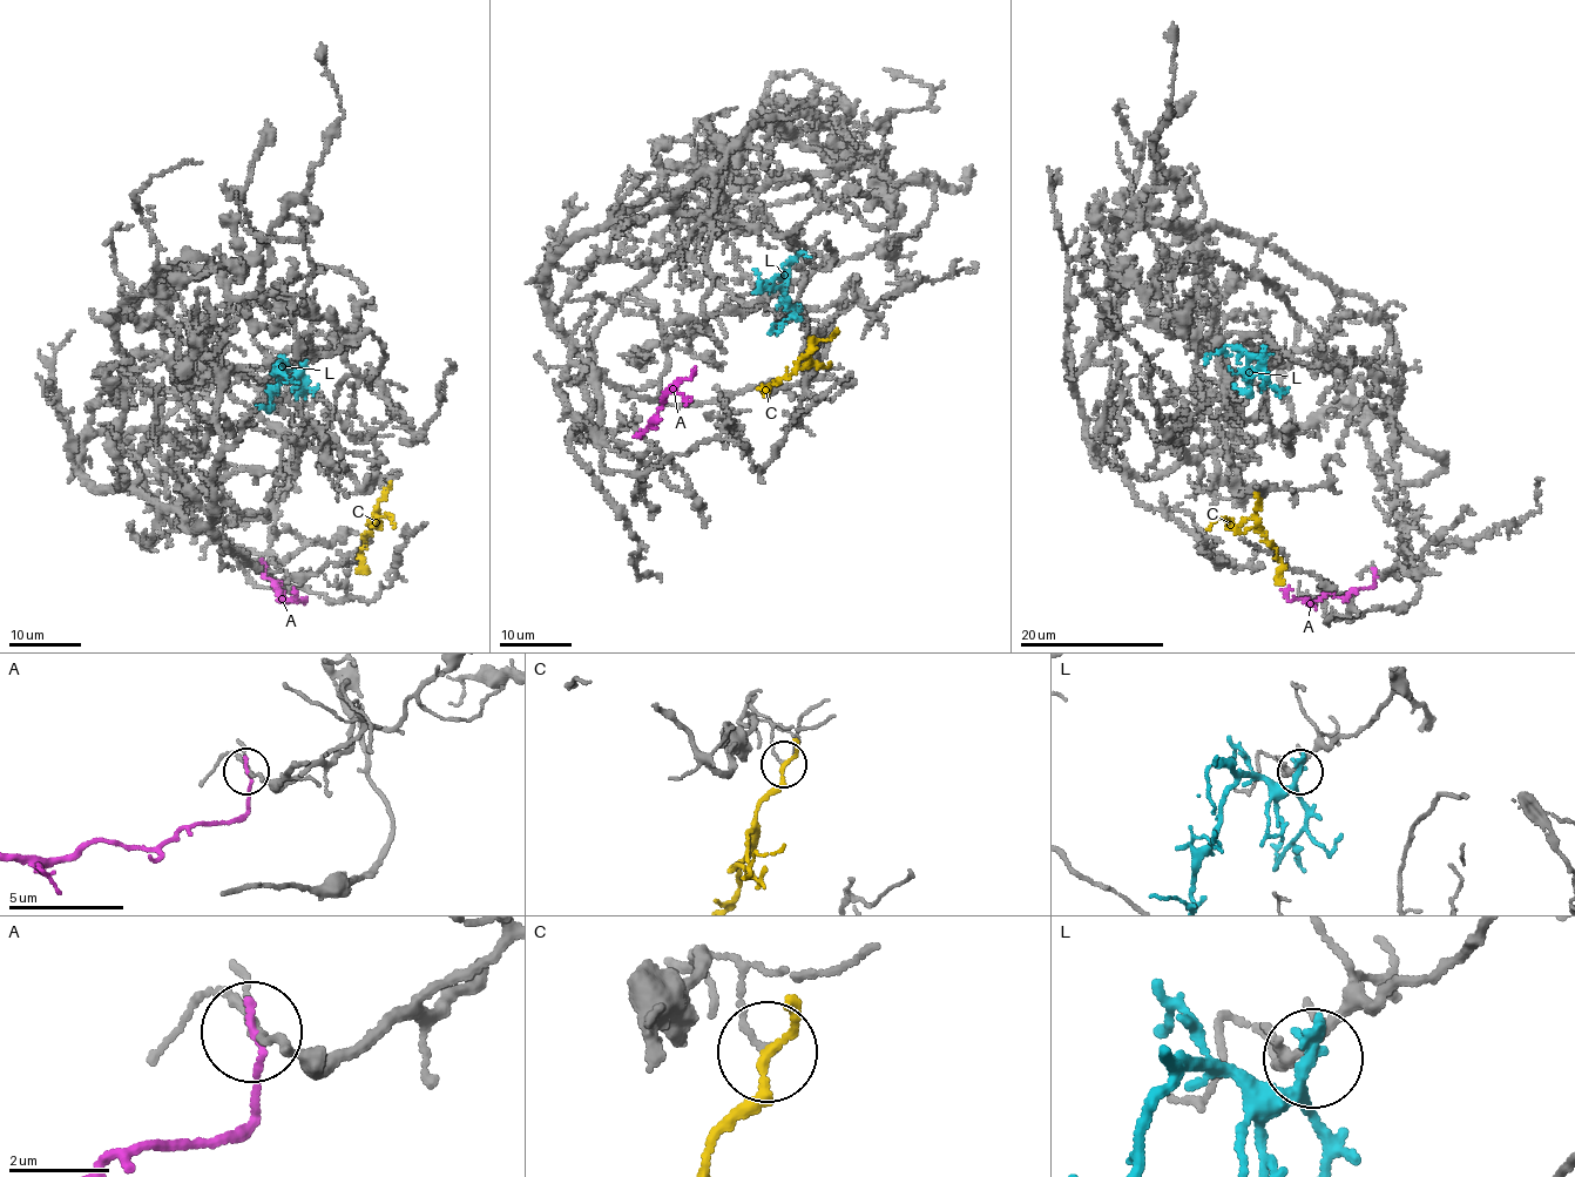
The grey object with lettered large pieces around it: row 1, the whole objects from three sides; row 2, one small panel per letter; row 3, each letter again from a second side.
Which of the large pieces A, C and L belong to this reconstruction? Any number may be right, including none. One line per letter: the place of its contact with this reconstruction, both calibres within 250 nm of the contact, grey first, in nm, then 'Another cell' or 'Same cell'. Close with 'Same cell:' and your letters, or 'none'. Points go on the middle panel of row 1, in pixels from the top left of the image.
A: Touches grey at (641, 433). Thickness 140 nm (grey) against 160 nm. Another cell
C: Touches grey at (822, 366). Thickness 110 nm (grey) against 160 nm. Another cell
L: Touches grey at (796, 312). Thickness 160 nm (grey) against 160 nm. Another cell
Same cell: none

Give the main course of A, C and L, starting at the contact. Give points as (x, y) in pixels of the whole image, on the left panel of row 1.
A: (264, 562), (265, 576), (275, 581), (281, 599), (295, 601), (295, 592)
C: (385, 489), (385, 496), (378, 502), (371, 532), (359, 549), (359, 562), (366, 572)
L: (304, 367), (288, 367), (281, 374), (271, 411), (256, 406)

